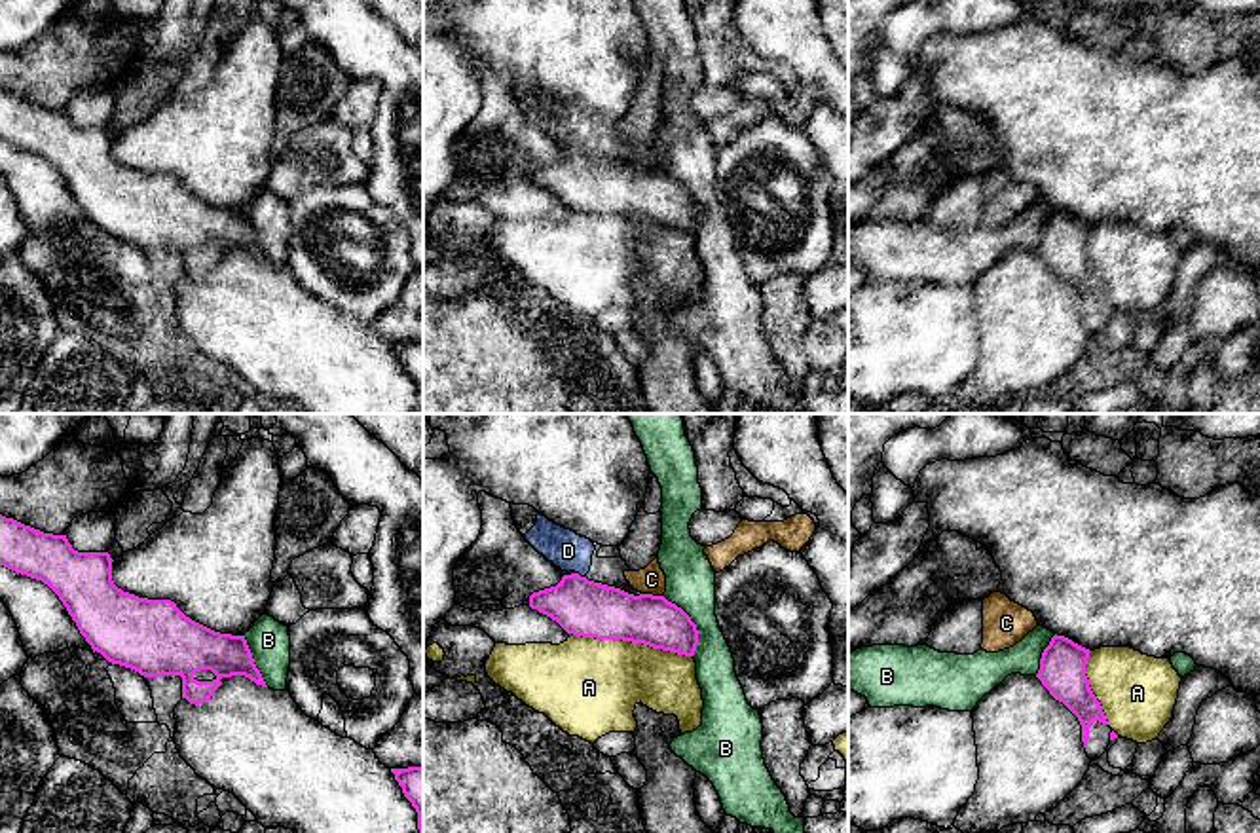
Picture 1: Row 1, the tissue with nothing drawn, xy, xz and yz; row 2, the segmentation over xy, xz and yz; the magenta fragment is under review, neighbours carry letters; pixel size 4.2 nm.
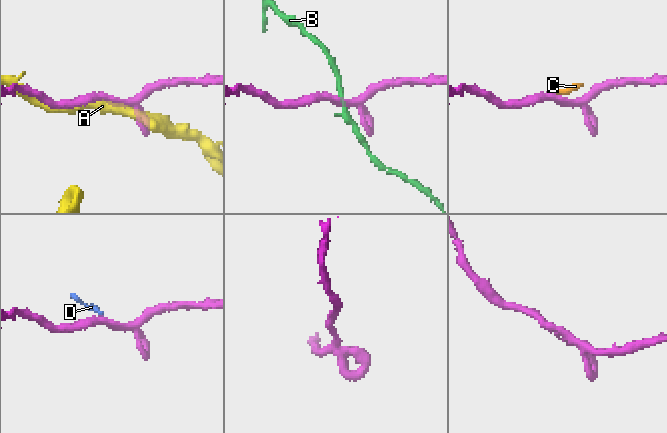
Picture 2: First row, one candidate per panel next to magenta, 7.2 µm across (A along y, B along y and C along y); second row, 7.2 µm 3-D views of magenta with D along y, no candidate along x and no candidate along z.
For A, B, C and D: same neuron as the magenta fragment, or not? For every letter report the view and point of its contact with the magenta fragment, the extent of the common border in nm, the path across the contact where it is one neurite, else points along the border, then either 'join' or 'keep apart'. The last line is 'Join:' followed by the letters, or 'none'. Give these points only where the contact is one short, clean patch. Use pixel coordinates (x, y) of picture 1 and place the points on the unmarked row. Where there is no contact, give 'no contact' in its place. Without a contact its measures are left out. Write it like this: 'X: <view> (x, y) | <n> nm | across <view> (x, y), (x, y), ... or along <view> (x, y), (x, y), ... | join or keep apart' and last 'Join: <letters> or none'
A: xz (630, 215) | 550 nm | keep apart
B: xz (693, 198) | 280 nm | along xz (663, 171), (674, 177), (695, 200), (697, 224), (693, 230) | keep apart
C: xz (651, 169) | 100 nm | along xz (642, 167), (663, 171) | keep apart
D: xz (579, 150) | 50 nm | along xz (575, 147), (585, 152) | keep apart
Join: none

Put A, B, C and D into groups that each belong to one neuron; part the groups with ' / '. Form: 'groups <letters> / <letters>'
groups A / B / C D

